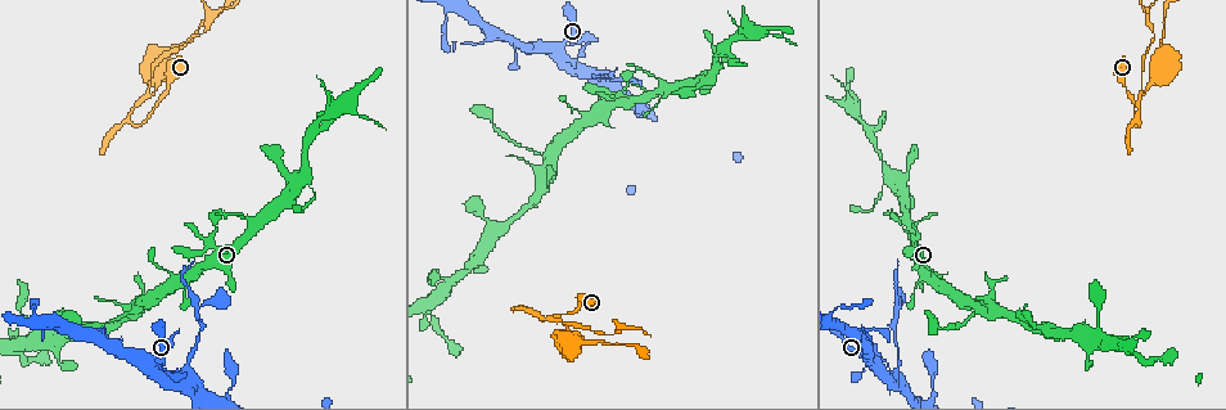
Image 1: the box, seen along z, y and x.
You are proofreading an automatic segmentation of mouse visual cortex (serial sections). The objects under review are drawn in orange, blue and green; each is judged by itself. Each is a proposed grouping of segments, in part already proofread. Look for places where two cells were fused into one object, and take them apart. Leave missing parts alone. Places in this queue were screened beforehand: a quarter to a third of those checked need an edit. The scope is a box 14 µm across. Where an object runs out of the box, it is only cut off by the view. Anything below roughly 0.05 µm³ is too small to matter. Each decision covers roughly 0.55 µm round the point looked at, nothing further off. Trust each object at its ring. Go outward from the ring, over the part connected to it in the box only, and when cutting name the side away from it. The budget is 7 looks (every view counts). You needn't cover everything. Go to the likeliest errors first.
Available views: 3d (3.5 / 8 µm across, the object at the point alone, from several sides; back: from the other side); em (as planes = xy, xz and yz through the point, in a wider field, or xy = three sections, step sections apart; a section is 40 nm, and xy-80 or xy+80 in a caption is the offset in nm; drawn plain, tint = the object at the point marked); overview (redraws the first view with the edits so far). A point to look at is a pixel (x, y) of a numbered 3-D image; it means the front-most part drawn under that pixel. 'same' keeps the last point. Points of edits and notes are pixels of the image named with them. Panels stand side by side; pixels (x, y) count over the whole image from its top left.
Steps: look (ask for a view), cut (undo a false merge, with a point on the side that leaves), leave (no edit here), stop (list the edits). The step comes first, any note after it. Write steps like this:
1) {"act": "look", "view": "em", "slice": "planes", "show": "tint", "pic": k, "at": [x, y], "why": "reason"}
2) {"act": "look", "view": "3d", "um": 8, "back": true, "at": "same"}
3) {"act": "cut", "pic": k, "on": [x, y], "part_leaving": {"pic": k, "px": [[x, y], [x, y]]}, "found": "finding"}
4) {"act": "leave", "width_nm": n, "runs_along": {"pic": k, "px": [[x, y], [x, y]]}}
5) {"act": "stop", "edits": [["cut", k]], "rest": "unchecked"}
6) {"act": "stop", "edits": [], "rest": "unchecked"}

{"act": "look", "view": "3d", "um": 3.5, "pic": 1, "at": [1138, 98], "why": "three arms meet"}

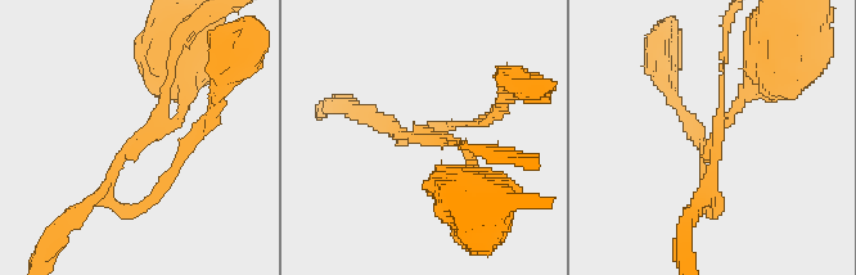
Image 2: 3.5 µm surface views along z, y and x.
{"act": "look", "view": "em", "slice": "xy", "step": 5, "show": "tint", "pic": 2, "at": [430, 141], "arms": 3, "arm_widths_nm": [100, 150, 150]}

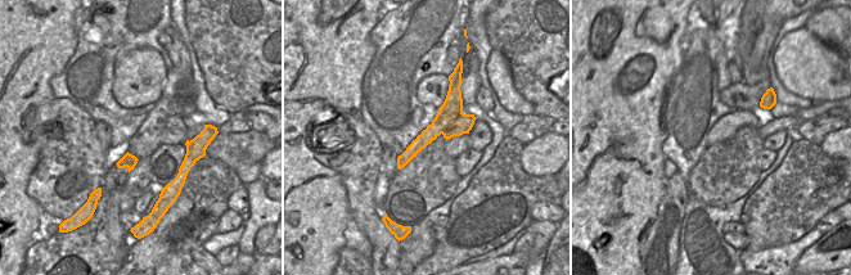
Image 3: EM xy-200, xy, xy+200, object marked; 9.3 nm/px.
{"act": "leave", "runs_along": {"pic": 3, "px": [[455, 88], [451, 112], [400, 165]]}, "found": "one cell here"}

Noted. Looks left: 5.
{"act": "look", "view": "3d", "um": 3.5, "pic": 1, "at": [1149, 18], "why": "side arm on a straight run"}

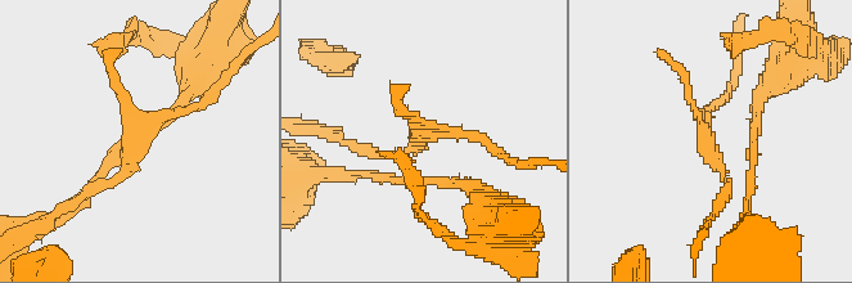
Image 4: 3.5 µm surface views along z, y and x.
{"act": "look", "view": "em", "slice": "xy", "step": 5, "show": "tint", "pic": 4, "at": [711, 142], "why": "now the EM"}

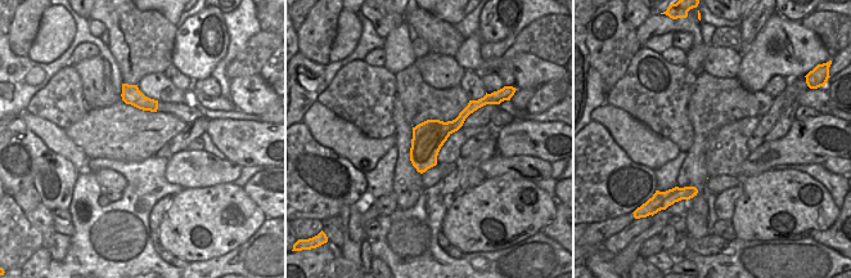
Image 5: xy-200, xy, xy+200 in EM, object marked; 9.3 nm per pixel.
{"act": "leave", "arm_widths_nm": [100, 100, 150], "runs_along": {"pic": 4, "px": [[85, 192], [120, 179], [163, 116], [207, 100]]}, "found": "continuous, no second cell"}

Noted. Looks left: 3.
{"act": "look", "view": "3d", "um": 3.5, "back": true, "pic": 1, "at": [895, 375], "why": "branch point"}

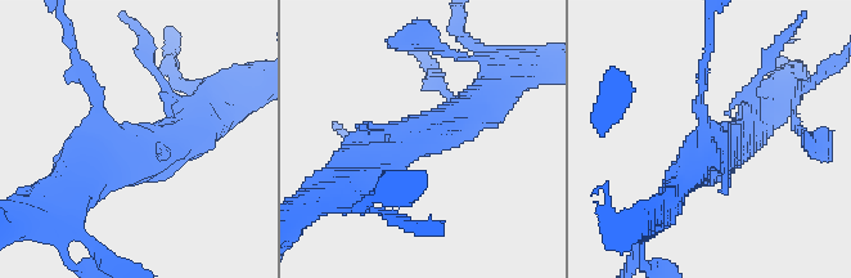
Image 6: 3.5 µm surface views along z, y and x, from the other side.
{"act": "look", "view": "em", "slice": "xy", "step": 1, "show": "tint", "pic": 6, "at": [405, 140], "why": "shape alone is not enough"}

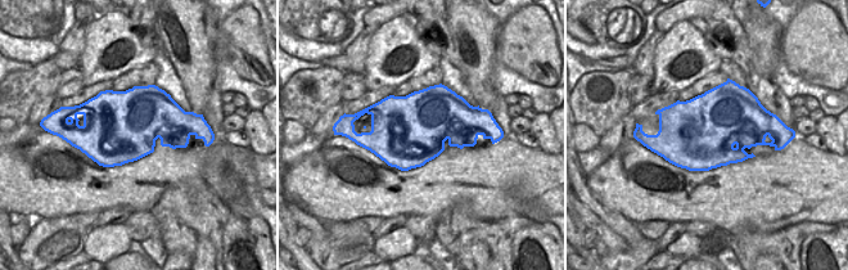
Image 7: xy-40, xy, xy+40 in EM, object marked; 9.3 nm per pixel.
{"act": "cut", "pic": 6, "on": [79, 77], "arm_widths_nm": [150, 450, 450], "part_leaving": {"pic": 6, "px": [[104, 117], [68, 35]]}, "found": "two cells meet here"}

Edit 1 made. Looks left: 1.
{"act": "stop", "edits": [["cut", 6]], "rest": "unchecked"}

